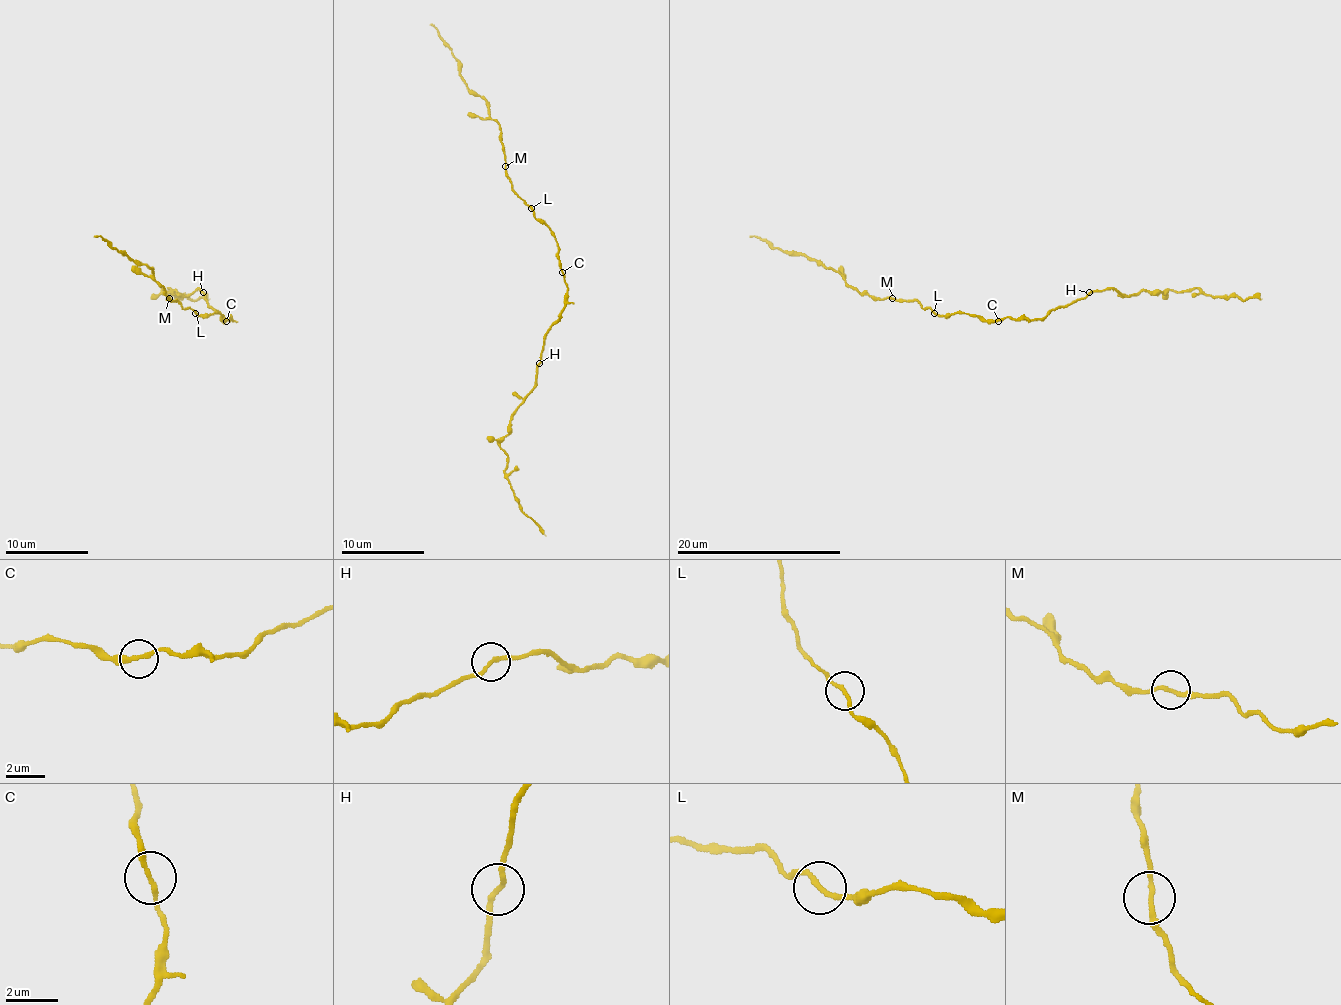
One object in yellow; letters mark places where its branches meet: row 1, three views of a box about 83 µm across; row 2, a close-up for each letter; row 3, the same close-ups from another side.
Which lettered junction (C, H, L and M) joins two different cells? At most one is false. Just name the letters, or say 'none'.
none

